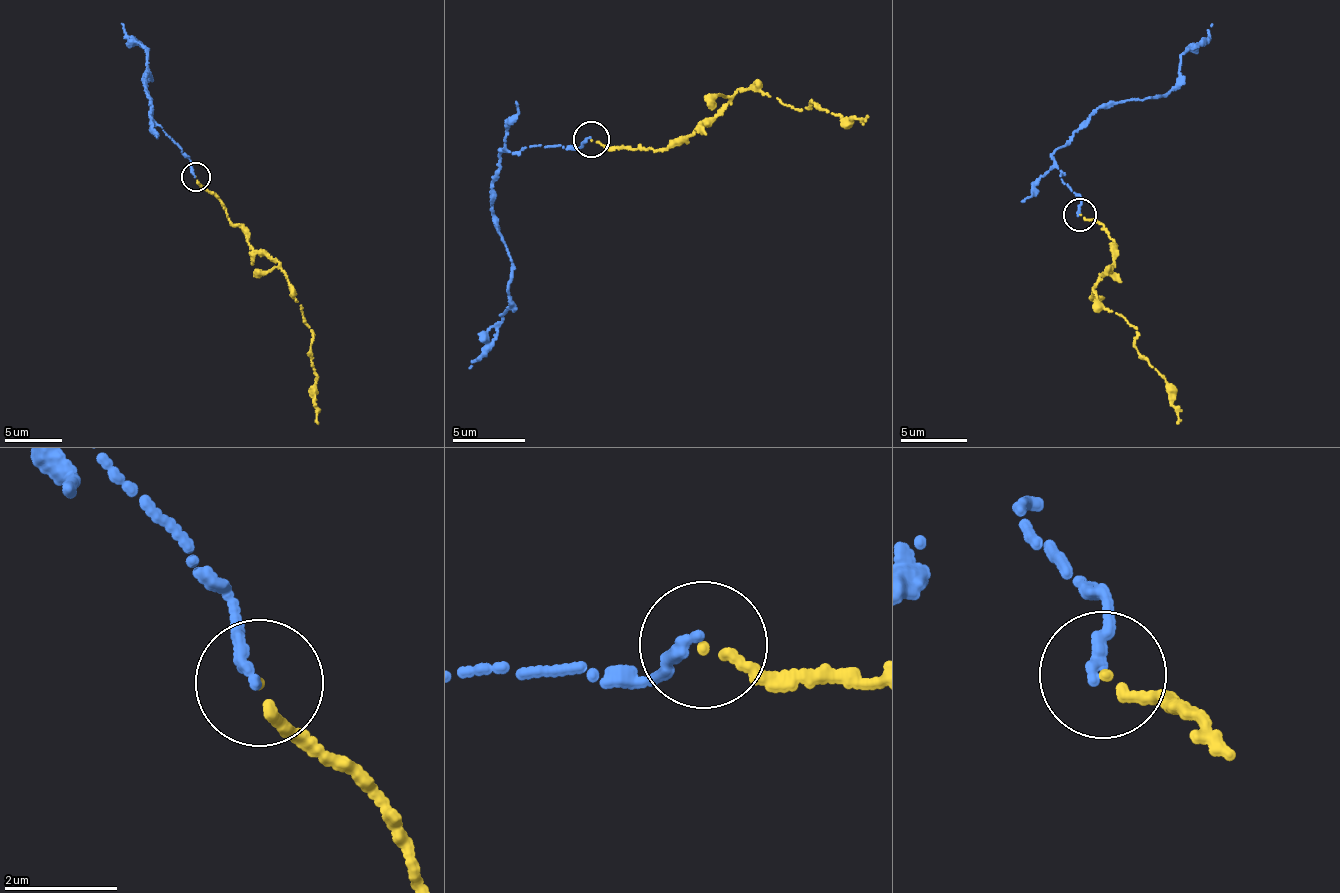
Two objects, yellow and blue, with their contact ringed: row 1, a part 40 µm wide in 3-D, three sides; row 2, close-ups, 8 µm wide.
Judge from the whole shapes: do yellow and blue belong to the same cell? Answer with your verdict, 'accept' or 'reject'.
accept

